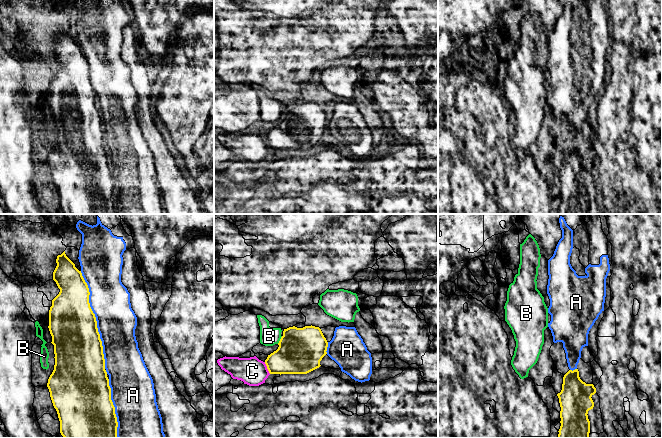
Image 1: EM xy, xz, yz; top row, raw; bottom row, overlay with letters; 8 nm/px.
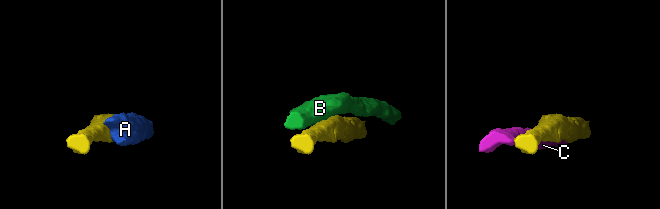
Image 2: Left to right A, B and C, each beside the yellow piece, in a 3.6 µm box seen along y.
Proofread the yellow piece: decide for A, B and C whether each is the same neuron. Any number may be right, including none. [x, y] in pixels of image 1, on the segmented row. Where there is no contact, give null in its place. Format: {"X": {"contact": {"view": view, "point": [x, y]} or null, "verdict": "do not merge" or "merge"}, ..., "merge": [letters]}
{"A": {"contact": {"view": "xy", "point": [95, 320]}, "verdict": "do not merge"}, "B": {"contact": {"view": "xz", "point": [280, 340]}, "verdict": "do not merge"}, "C": {"contact": {"view": "xz", "point": [267, 368]}, "verdict": "do not merge"}, "merge": []}

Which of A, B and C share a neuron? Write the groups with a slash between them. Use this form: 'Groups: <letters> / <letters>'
Groups: A / B / C

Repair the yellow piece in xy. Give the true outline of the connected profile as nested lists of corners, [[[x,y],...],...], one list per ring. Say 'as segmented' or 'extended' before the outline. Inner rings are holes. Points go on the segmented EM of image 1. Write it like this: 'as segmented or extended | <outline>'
as segmented | [[[65,251],[57,256],[57,266],[53,272],[53,280],[60,289],[52,300],[49,310],[49,331],[54,345],[55,365],[47,387],[54,408],[60,421],[60,433],[64,438],[118,438],[117,417],[111,400],[111,388],[105,370],[105,359],[102,341],[97,328],[97,321],[89,303],[89,288],[81,271],[66,256]]]

